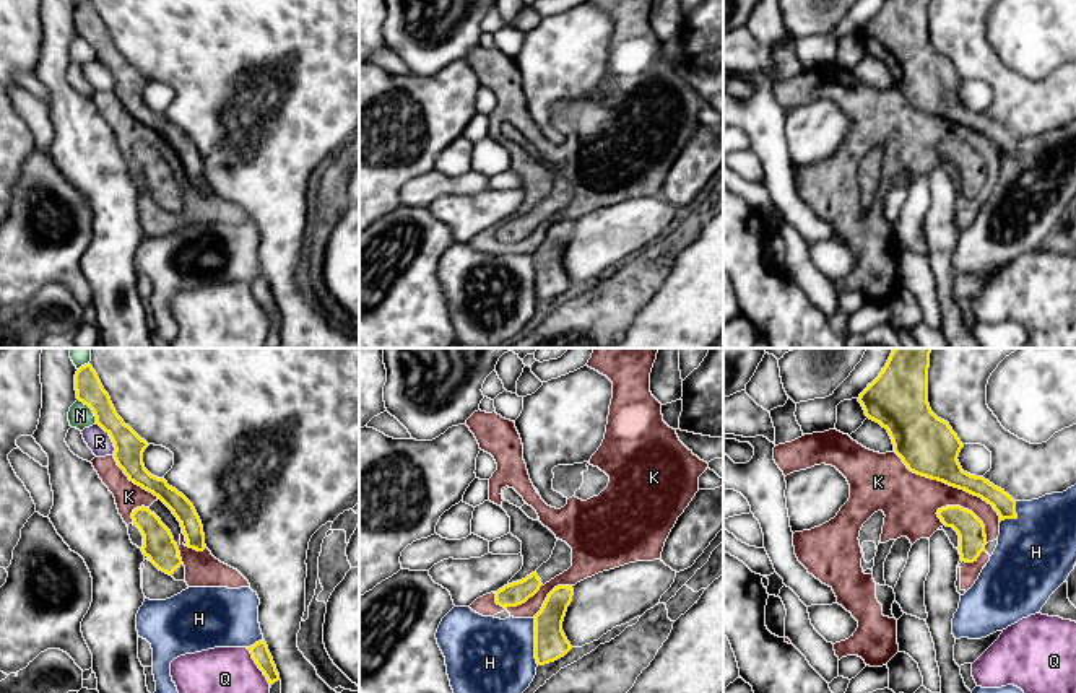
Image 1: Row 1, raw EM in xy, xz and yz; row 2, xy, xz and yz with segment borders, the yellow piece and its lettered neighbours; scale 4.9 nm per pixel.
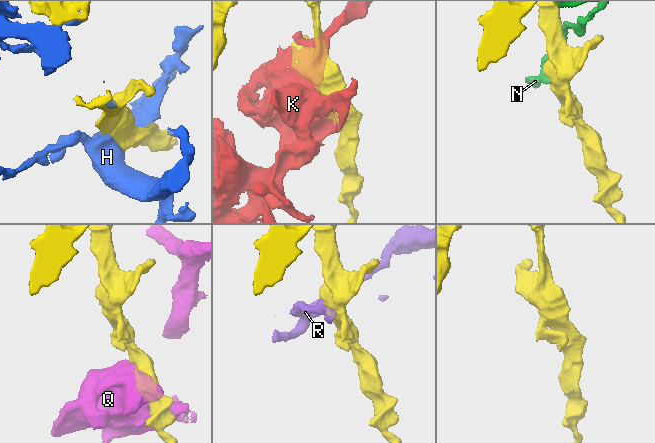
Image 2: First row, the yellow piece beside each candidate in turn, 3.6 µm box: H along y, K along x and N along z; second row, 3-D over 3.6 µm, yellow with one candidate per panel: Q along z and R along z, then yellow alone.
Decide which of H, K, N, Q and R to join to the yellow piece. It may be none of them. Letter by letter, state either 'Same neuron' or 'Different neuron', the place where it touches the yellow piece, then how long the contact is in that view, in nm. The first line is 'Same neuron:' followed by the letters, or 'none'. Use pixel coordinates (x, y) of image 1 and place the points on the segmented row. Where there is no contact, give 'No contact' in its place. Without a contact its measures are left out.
Same neuron: none
H: Different neuron. Touches yellow at xz (535, 641). Shared border 240 nm
K: Different neuron. Touches yellow at yz (950, 485). Shared border 650 nm
N: Different neuron. Touches yellow at xy (91, 409). Shared border 160 nm
Q: Different neuron. Touches yellow at xy (259, 667). Shared border 240 nm
R: Different neuron. Touches yellow at xy (111, 438). Shared border 180 nm

